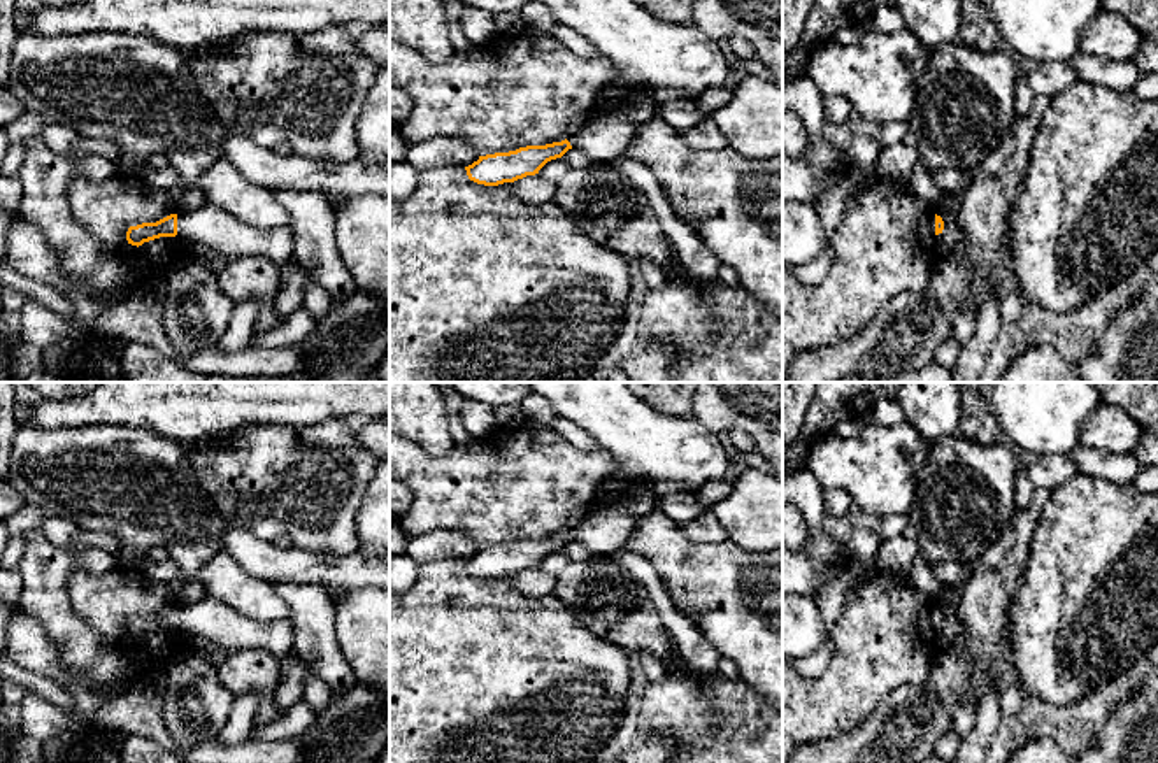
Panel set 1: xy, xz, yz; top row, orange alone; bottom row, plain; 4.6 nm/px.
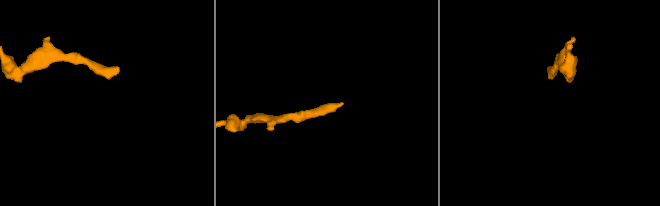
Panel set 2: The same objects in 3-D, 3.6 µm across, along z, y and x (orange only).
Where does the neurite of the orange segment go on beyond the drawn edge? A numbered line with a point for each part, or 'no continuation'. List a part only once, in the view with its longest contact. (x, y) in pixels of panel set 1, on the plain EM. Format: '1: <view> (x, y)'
1: xy (213, 620)

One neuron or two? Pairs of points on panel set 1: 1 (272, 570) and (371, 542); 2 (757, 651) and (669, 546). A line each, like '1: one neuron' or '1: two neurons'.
1: two neurons
2: one neuron

